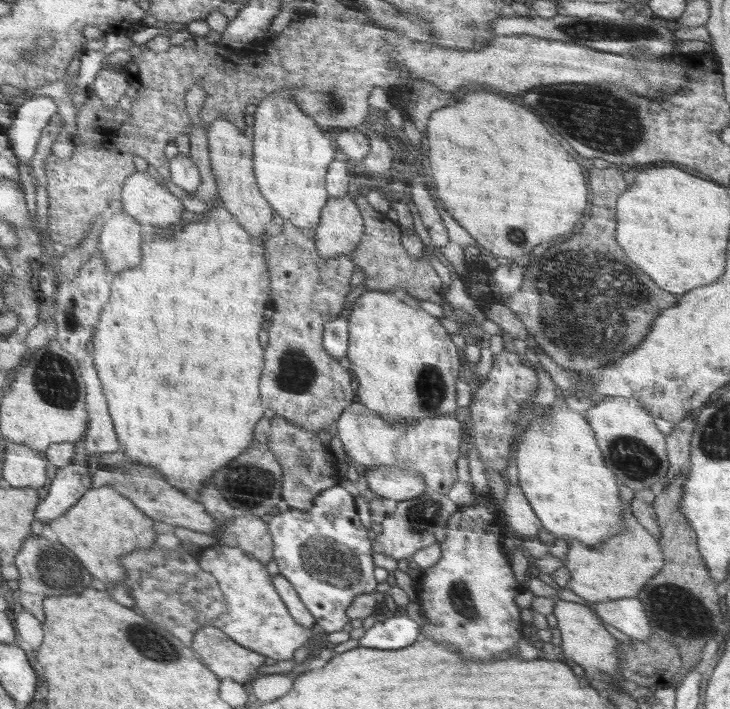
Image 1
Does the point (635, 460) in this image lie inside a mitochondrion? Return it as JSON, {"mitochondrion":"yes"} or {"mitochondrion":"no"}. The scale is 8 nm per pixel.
{"mitochondrion":"yes"}

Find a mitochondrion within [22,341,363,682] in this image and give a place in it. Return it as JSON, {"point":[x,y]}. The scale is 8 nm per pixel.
{"point":[54,380]}

